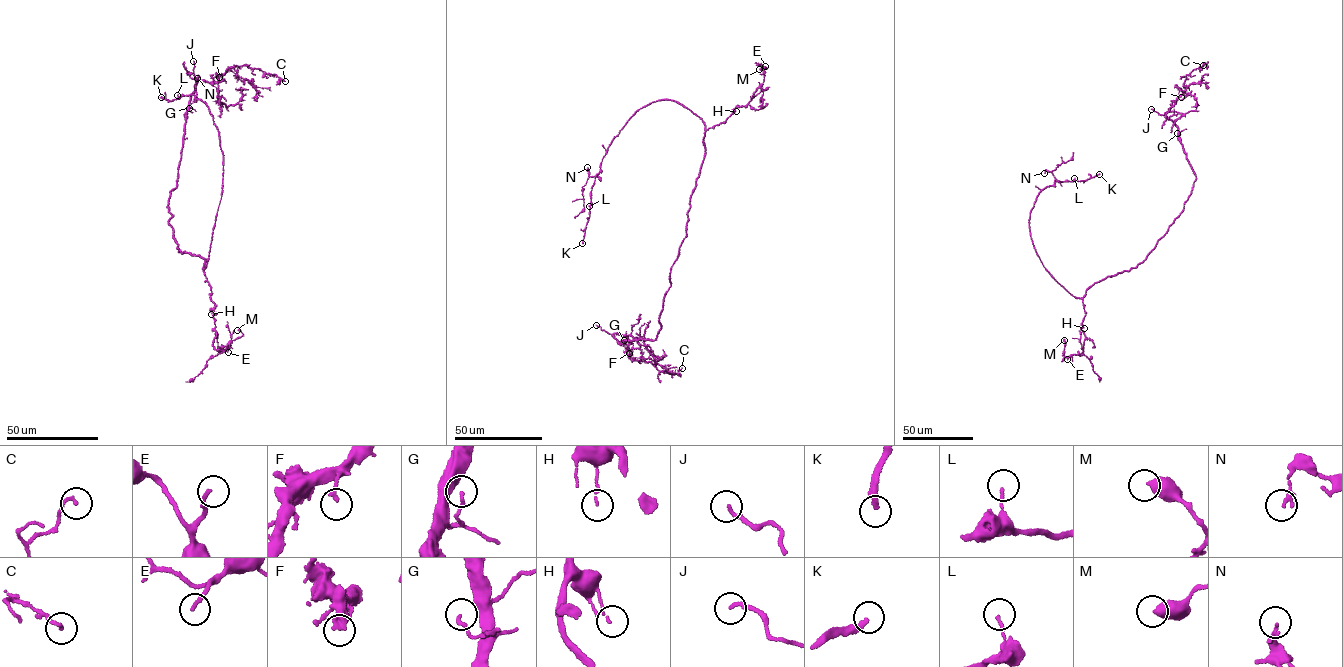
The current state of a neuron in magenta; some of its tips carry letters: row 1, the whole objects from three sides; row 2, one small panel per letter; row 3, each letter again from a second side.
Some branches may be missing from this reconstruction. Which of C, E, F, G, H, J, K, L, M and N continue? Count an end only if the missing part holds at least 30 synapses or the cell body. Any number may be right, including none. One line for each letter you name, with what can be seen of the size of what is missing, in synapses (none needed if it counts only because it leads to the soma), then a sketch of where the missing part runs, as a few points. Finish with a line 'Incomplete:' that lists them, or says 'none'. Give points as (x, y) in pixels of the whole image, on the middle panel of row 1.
E: Roughly 35 synapses. Course of what is missing: (765, 66), (779, 63), (779, 52), (775, 52)
K: Roughly 200 synapses. Course of what is missing: (582, 243), (579, 256), (583, 273), (574, 282), (590, 316), (597, 325), (640, 350)
Incomplete: E, K

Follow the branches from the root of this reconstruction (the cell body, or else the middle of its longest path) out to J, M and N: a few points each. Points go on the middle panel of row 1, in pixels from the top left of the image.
J: (688, 212), (687, 235), (670, 271), (671, 284), (663, 298), (656, 339), (620, 345), (596, 325)
M: (688, 212), (706, 153), (705, 130), (749, 102), (763, 82), (760, 65), (766, 68), (759, 69)
N: (688, 212), (706, 153), (705, 123), (675, 101), (637, 111), (608, 146), (598, 176), (587, 167)

